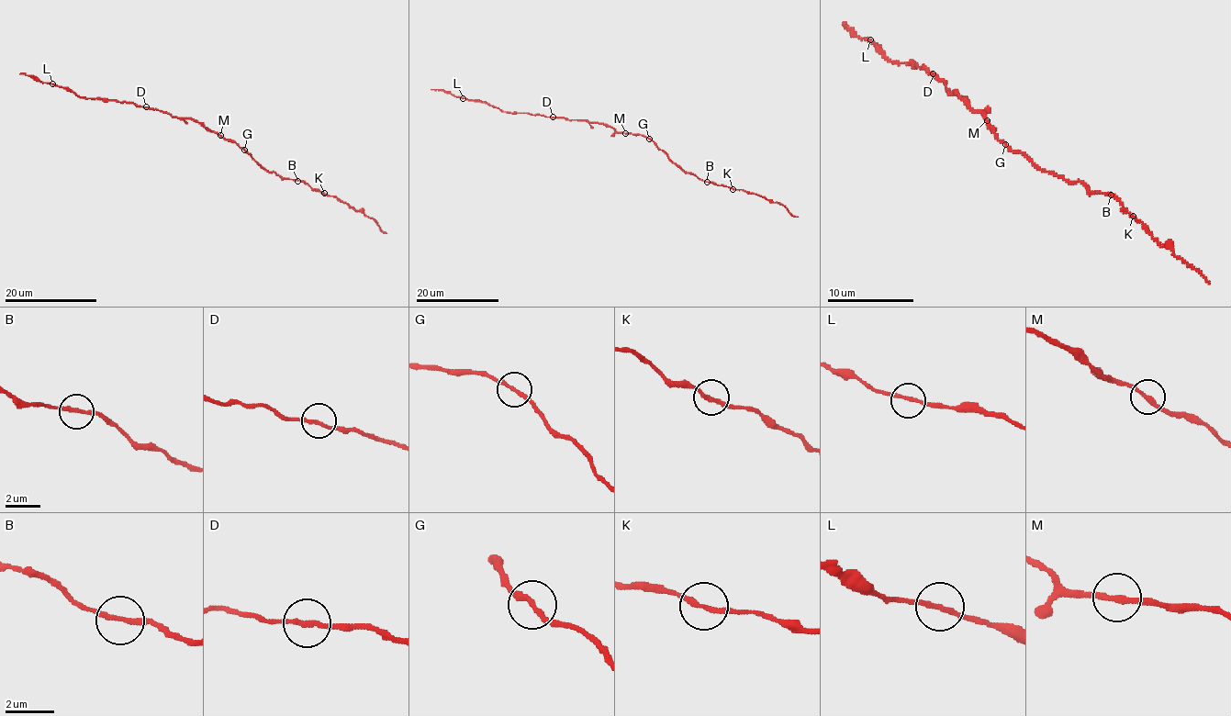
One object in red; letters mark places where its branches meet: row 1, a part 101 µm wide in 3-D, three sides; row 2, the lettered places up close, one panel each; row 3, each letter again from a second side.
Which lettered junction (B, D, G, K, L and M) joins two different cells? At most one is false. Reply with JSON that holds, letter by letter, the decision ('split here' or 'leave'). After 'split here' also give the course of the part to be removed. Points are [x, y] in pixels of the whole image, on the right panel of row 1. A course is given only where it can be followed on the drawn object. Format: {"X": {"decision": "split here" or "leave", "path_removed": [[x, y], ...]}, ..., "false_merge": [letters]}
{"B": {"decision": "leave"}, "D": {"decision": "leave"}, "G": {"decision": "leave"}, "K": {"decision": "leave"}, "L": {"decision": "leave"}, "M": {"decision": "leave"}, "false_merge": []}

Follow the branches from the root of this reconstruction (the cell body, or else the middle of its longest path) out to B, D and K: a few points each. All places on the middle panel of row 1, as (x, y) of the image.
B: (625, 134), (647, 137), (685, 171), (707, 182)
D: (625, 134), (602, 123), (553, 117)
K: (625, 134), (647, 137), (685, 171), (703, 181), (733, 188)

